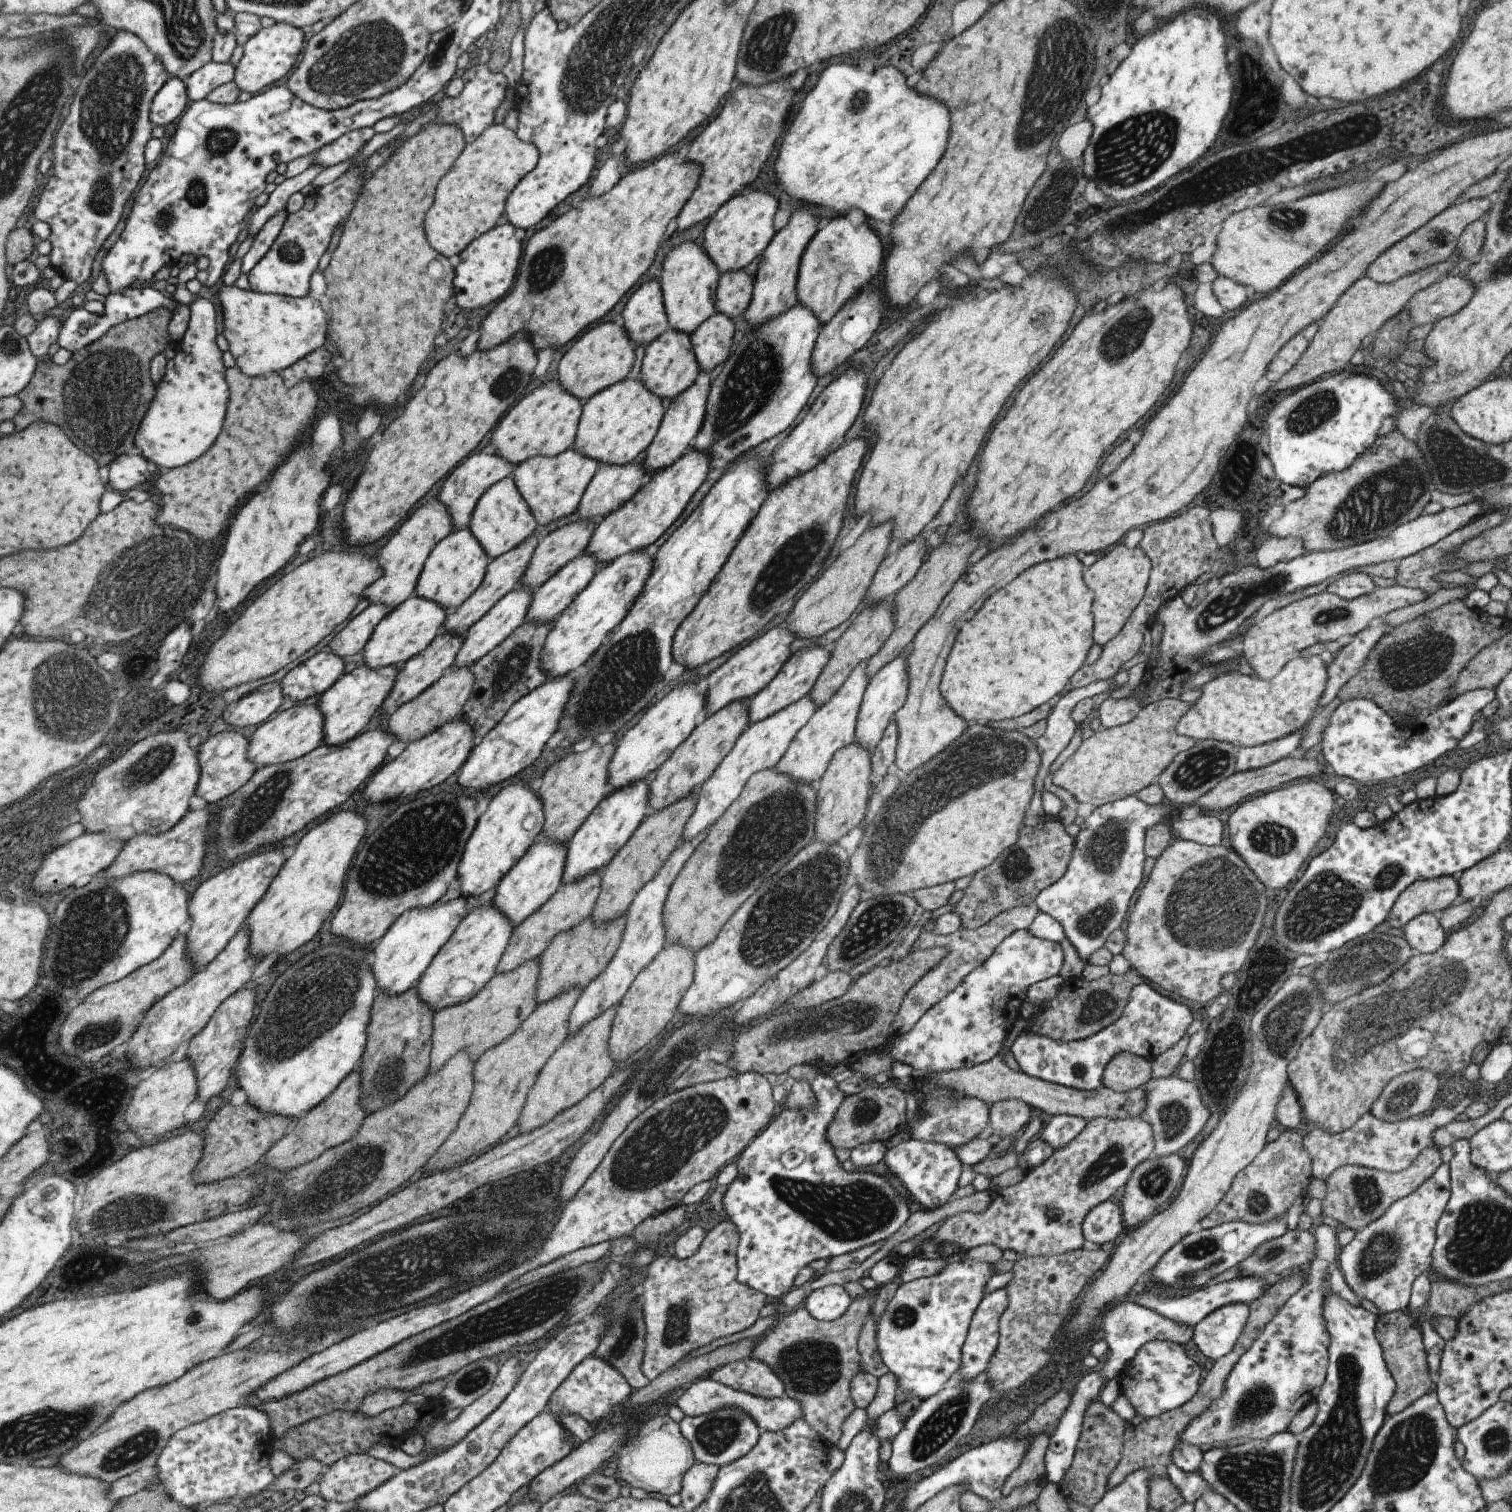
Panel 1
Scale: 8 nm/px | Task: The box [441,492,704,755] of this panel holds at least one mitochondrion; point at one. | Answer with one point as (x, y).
(626, 674)

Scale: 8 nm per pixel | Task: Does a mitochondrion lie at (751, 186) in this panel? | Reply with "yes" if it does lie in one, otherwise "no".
no

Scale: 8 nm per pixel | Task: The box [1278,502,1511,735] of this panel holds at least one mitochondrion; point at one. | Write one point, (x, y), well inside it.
(1403, 665)

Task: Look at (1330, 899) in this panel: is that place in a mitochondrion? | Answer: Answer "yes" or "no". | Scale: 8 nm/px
yes

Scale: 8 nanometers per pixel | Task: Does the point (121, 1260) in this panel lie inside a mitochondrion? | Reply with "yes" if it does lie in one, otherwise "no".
yes

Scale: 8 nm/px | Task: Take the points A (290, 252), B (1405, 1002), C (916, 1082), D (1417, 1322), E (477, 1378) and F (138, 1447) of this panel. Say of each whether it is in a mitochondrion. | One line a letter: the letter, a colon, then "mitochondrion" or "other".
A: mitochondrion
B: mitochondrion
C: other
D: other
E: mitochondrion
F: mitochondrion

